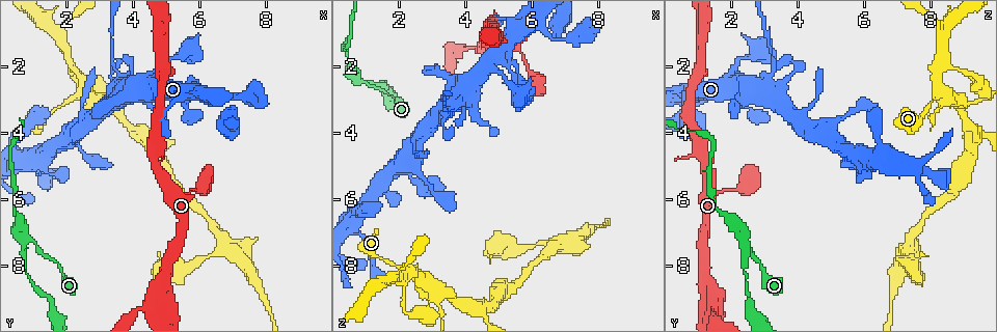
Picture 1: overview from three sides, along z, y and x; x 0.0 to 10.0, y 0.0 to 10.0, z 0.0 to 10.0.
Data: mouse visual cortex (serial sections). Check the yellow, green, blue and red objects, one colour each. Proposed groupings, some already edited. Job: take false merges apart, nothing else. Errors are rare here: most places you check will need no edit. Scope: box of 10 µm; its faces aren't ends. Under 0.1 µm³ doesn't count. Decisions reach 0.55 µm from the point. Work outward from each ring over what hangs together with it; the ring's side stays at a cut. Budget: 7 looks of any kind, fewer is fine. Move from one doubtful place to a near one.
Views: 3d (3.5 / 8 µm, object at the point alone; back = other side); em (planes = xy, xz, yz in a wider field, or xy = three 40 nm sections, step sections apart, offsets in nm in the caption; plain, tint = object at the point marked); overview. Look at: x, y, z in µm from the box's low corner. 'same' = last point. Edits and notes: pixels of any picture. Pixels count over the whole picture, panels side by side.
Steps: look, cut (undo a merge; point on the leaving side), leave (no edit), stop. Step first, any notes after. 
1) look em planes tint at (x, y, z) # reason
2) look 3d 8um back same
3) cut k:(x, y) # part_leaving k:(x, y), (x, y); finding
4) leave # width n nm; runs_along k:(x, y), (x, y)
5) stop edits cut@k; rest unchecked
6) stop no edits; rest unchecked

look 3d 8um at (3.65, 2.50, 3.15)

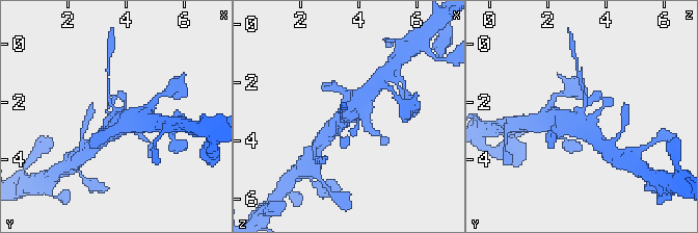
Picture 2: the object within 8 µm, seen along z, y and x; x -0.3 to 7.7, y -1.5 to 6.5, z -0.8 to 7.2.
look 3d 3.5um same # zoom in

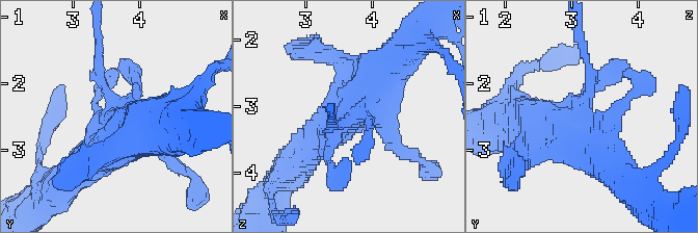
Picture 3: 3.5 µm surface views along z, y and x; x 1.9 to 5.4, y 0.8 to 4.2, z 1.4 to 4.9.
look em xy step 2 tint at (3.70, 2.55, 3.10) # shape alone is not enough

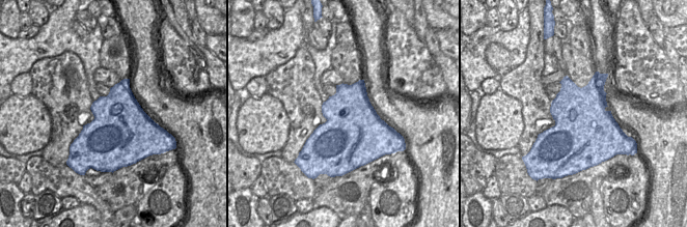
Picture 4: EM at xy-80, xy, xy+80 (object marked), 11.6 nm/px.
leave # runs_along 3:(404, 49), (315, 141); continuous, no second cell

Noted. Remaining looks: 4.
look 3d 3.5um at (2.30, 2.00, 8.35) # side arm on a straight run

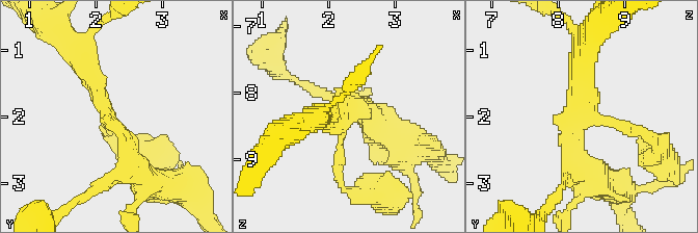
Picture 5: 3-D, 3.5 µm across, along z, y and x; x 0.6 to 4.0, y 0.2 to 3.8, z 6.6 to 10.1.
look em xy step 3 tint at (2.20, 2.05, 8.35) # now the EM

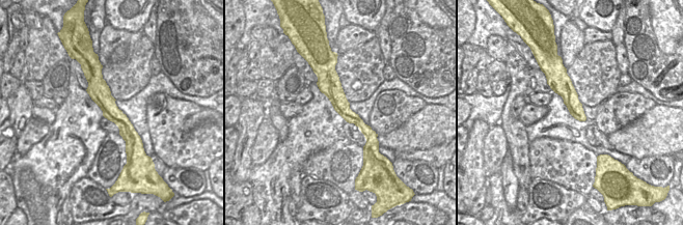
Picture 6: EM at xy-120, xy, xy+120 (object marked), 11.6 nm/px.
leave # arm_widths 150, 300, 350 nm; runs_along 5:(575, 173), (581, 119), (647, 131); one cell here

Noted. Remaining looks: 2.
look 3d 3.5um at (0.85, 7.10, 2.50) # three-way junction

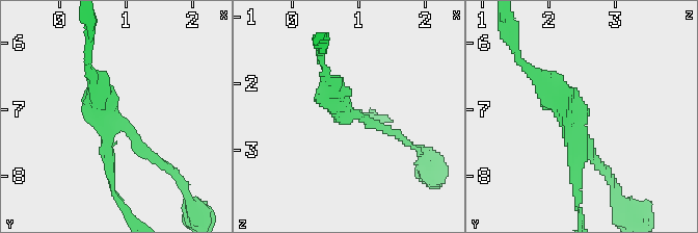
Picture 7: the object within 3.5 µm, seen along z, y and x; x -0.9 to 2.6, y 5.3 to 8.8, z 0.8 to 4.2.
look em xy step 2 tint at (0.80, 7.10, 2.50) # now the EM

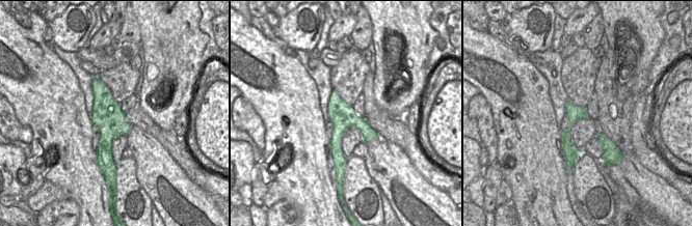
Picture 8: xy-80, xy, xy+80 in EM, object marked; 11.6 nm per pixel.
leave # runs_along 8:(96, 81), (106, 111), (110, 161); one cell here

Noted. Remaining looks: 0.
stop no edits; rest unchecked

